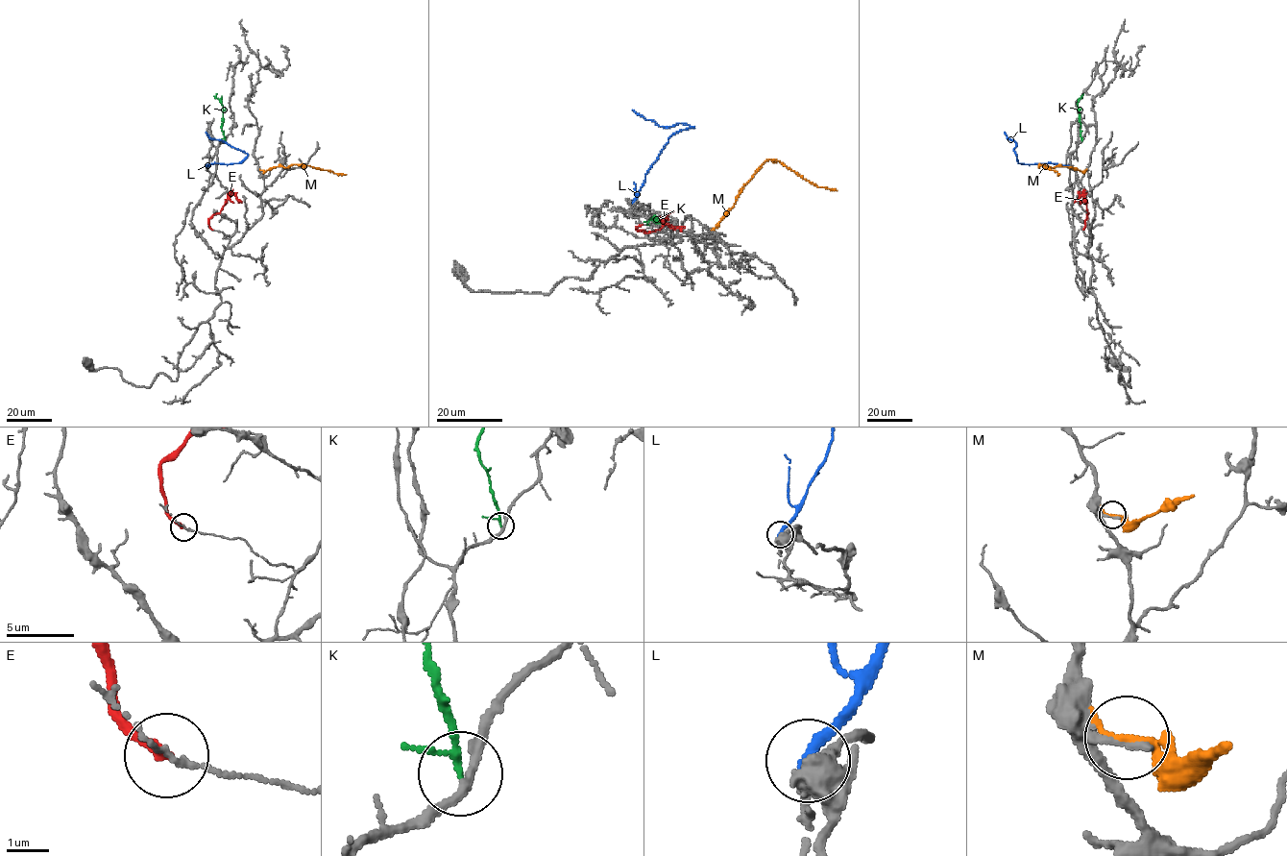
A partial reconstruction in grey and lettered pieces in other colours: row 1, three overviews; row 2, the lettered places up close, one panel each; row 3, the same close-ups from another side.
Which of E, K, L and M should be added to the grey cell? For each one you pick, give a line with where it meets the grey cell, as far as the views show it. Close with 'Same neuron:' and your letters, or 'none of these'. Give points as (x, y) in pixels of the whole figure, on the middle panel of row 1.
K: contact (660, 222)
Same neuron: K

